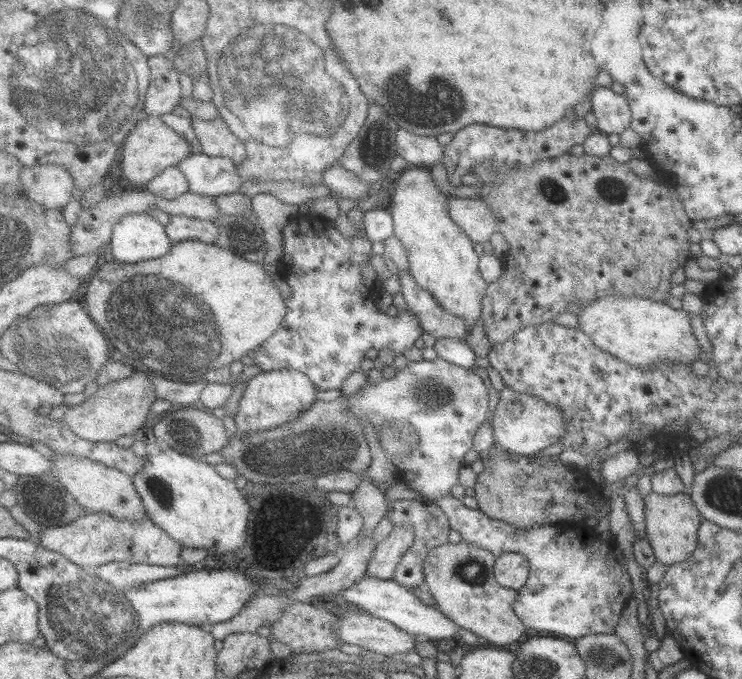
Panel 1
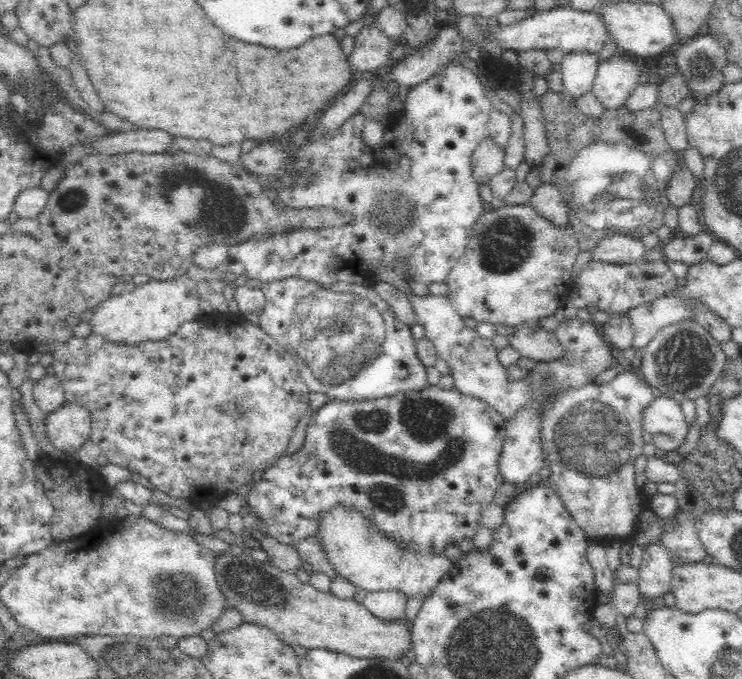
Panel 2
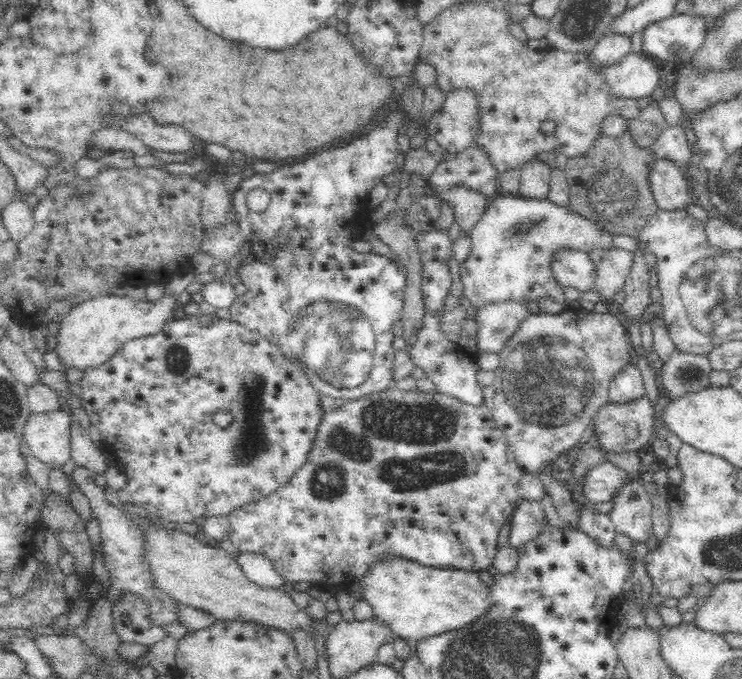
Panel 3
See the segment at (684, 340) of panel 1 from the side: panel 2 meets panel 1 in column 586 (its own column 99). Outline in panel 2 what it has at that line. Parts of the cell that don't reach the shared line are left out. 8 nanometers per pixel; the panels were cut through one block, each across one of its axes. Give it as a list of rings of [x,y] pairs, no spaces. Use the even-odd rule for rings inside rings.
[[[188,275],[168,280],[147,280],[135,290],[123,290],[118,295],[110,295],[104,302],[92,309],[88,324],[91,333],[102,335],[110,342],[135,345],[144,341],[159,341],[174,334],[184,322],[194,320],[201,315],[197,283]]]

